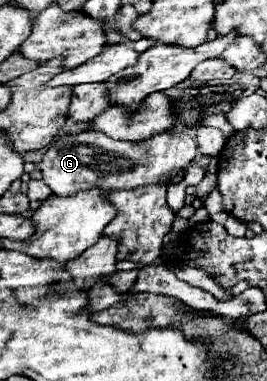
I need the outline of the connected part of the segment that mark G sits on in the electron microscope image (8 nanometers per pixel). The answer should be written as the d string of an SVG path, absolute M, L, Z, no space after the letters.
M85 131L73 137L63 135L55 139L39 163L43 181L59 197L87 191L91 187L101 187L105 191L135 189L141 185L157 183L165 173L189 165L197 155L195 139L179 131L159 133L139 143L113 141L113 153L105 153L101 147L111 147L111 139L99 131Z

